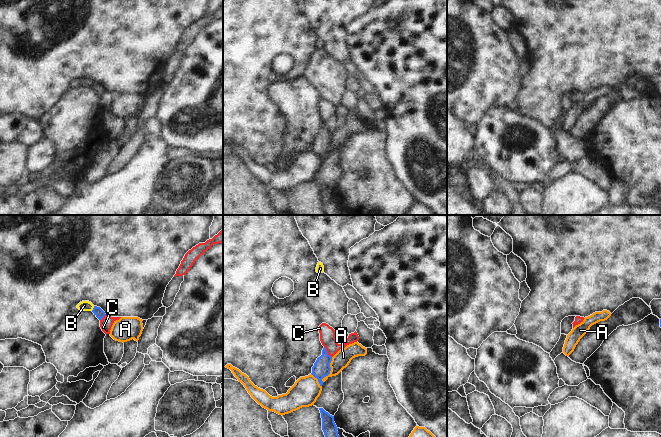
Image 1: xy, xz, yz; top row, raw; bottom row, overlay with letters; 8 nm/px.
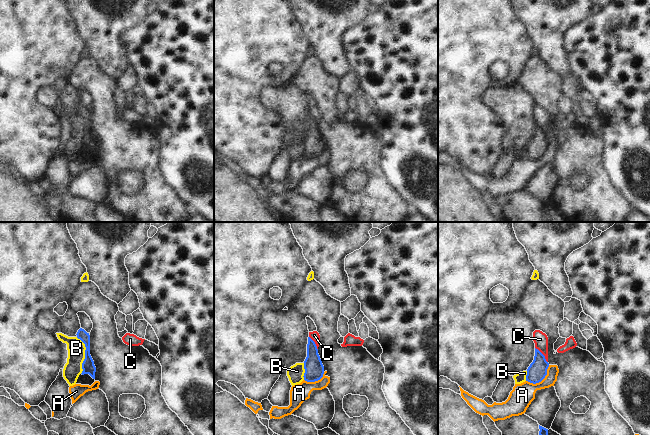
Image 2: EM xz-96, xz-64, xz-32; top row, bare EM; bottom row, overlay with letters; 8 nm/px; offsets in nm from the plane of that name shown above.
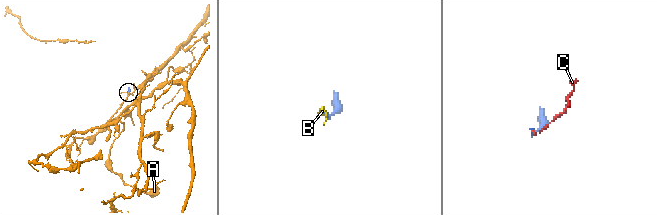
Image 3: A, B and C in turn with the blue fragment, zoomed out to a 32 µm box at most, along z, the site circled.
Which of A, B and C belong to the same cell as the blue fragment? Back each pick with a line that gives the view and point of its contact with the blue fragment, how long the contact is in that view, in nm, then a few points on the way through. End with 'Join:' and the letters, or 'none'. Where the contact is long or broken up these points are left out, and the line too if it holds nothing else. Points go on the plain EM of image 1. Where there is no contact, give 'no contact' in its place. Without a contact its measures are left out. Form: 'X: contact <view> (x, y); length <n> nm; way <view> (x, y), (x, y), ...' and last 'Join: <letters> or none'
Join: none

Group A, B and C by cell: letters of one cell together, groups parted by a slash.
A / B / C

